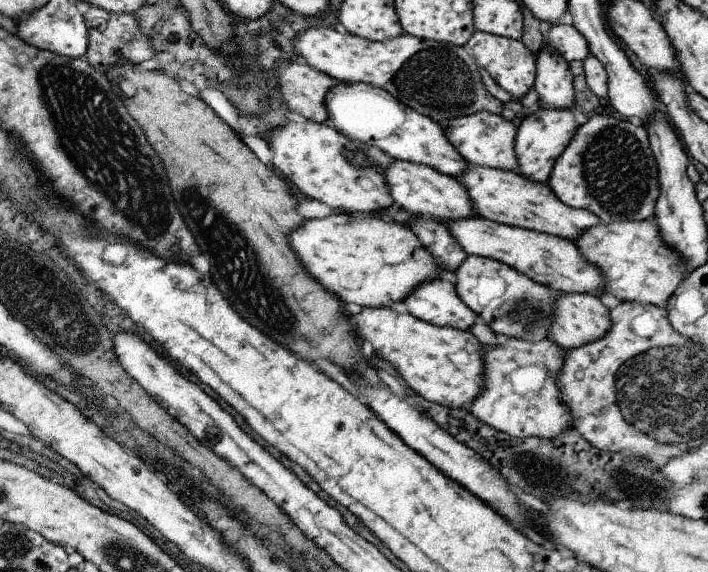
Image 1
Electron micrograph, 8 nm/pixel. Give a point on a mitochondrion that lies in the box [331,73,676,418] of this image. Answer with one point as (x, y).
(618, 176)

